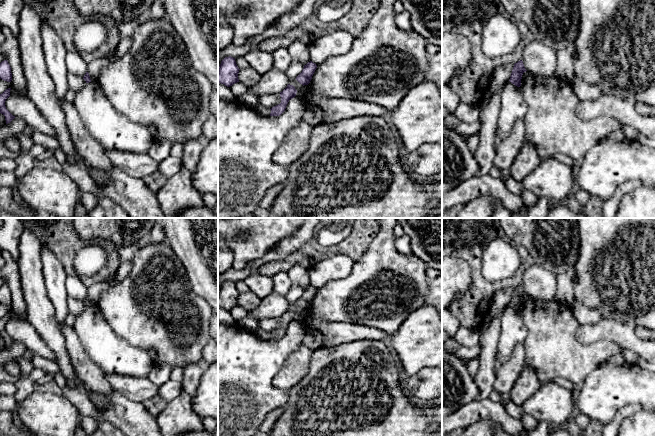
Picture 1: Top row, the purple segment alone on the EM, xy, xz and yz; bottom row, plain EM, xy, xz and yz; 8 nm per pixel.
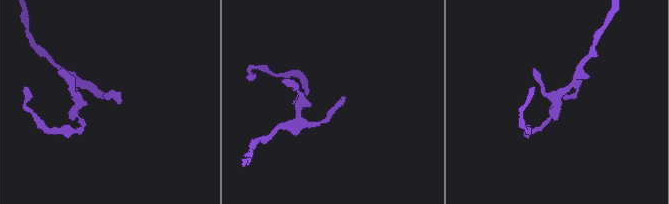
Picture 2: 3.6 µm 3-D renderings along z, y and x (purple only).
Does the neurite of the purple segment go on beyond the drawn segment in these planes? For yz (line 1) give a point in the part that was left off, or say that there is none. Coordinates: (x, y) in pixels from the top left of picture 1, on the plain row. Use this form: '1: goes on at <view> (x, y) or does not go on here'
1: does not go on here

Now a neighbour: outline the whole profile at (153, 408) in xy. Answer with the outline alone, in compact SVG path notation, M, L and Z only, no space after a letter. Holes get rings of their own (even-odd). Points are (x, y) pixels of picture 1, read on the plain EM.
M153 399L146 400L143 403L143 405L147 409L147 411L154 417L156 417L161 411L161 406L157 402L155 402Z

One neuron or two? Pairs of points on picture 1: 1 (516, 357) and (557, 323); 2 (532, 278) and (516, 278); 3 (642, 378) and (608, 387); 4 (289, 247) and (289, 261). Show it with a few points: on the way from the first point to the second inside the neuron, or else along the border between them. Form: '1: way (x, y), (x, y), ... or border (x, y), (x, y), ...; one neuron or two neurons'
1: border (523, 342), (525, 365); two neurons
2: border (534, 263), (525, 270), (521, 283); two neurons
3: way (634, 384), (616, 386); one neuron
4: border (308, 241), (283, 258), (267, 263); two neurons

